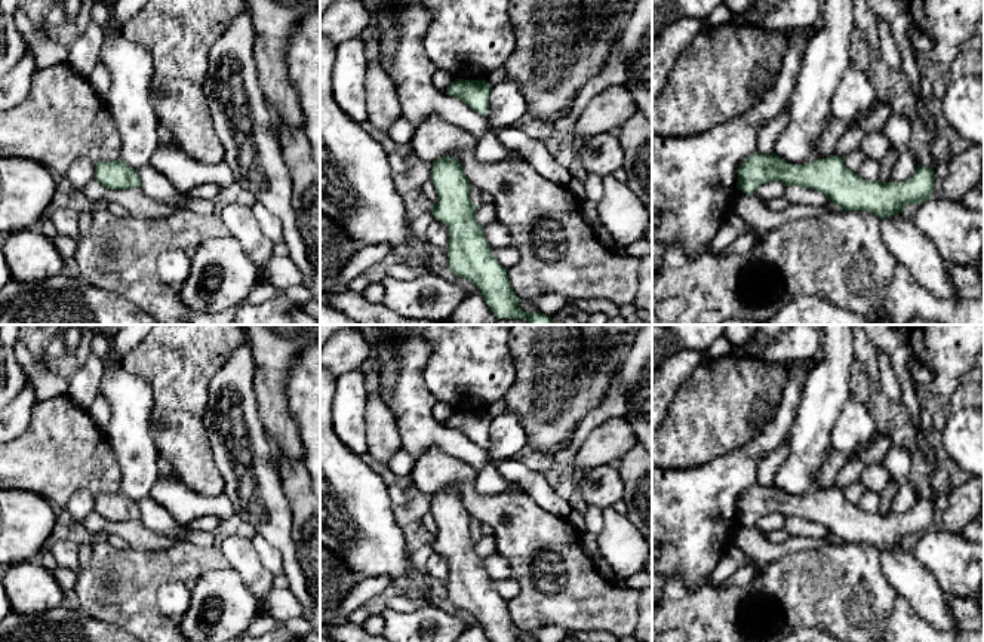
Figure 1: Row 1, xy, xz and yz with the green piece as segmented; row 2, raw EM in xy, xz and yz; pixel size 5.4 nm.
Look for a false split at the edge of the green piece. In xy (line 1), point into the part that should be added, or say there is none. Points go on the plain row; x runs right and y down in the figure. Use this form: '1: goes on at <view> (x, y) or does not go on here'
1: does not go on here

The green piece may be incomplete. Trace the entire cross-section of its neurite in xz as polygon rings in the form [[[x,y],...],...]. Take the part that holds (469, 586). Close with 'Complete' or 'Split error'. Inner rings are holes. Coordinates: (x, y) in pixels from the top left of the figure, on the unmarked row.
[[[448,488],[439,489],[433,494],[430,512],[437,523],[437,535],[431,538],[434,552],[449,562],[451,603],[471,612],[491,642],[522,642],[507,600],[491,586],[491,577],[476,553],[477,537],[470,531],[471,516],[462,498]]]. Complete

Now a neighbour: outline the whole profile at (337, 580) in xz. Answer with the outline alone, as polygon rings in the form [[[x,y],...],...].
[[[320,544],[320,627],[332,624],[341,602],[360,578],[332,550]]]

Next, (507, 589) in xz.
[[[491,578],[491,586],[507,602],[516,598],[520,590],[519,584],[513,578],[508,578],[508,580],[492,580]]]

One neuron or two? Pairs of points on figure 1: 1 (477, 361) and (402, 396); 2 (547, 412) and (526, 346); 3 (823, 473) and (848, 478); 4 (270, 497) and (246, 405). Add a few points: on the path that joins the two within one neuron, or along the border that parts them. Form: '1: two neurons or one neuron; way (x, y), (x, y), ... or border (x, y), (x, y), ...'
1: two neurons; border (431, 350), (424, 368), (424, 383), (437, 401)
2: one neuron; way (547, 396), (547, 369), (540, 362)
3: two neurons; border (855, 455), (842, 467), (832, 487)
4: one neuron; way (257, 475), (249, 427)

